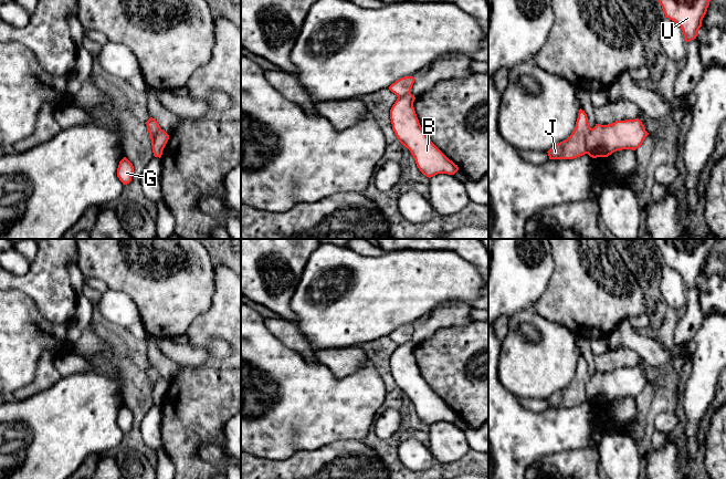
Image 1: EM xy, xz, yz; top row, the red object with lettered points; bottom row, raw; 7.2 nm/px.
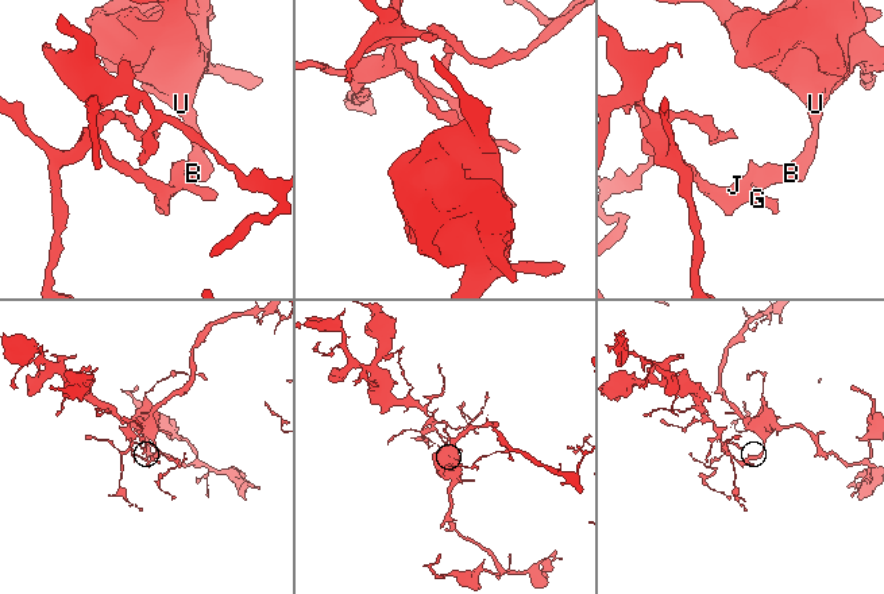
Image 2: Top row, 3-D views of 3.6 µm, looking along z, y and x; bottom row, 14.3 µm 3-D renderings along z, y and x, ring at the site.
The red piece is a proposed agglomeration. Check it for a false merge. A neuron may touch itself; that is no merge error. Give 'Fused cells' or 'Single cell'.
Fused cells

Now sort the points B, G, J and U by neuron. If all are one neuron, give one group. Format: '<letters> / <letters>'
B U / G J

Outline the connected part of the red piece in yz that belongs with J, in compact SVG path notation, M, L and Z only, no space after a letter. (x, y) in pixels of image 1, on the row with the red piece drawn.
M580 108L572 134L547 152L549 159L574 159L587 154L586 138L590 131L587 114Z

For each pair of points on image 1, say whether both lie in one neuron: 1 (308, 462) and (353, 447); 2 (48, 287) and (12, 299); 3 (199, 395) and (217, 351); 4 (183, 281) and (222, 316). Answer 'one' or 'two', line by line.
1: one
2: two
3: two
4: two

